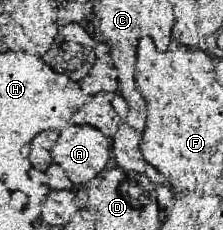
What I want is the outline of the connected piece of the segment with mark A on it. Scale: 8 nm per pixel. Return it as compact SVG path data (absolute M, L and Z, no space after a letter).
M87 125L67 127L53 147L55 163L75 185L85 185L99 175L109 157L109 137Z

